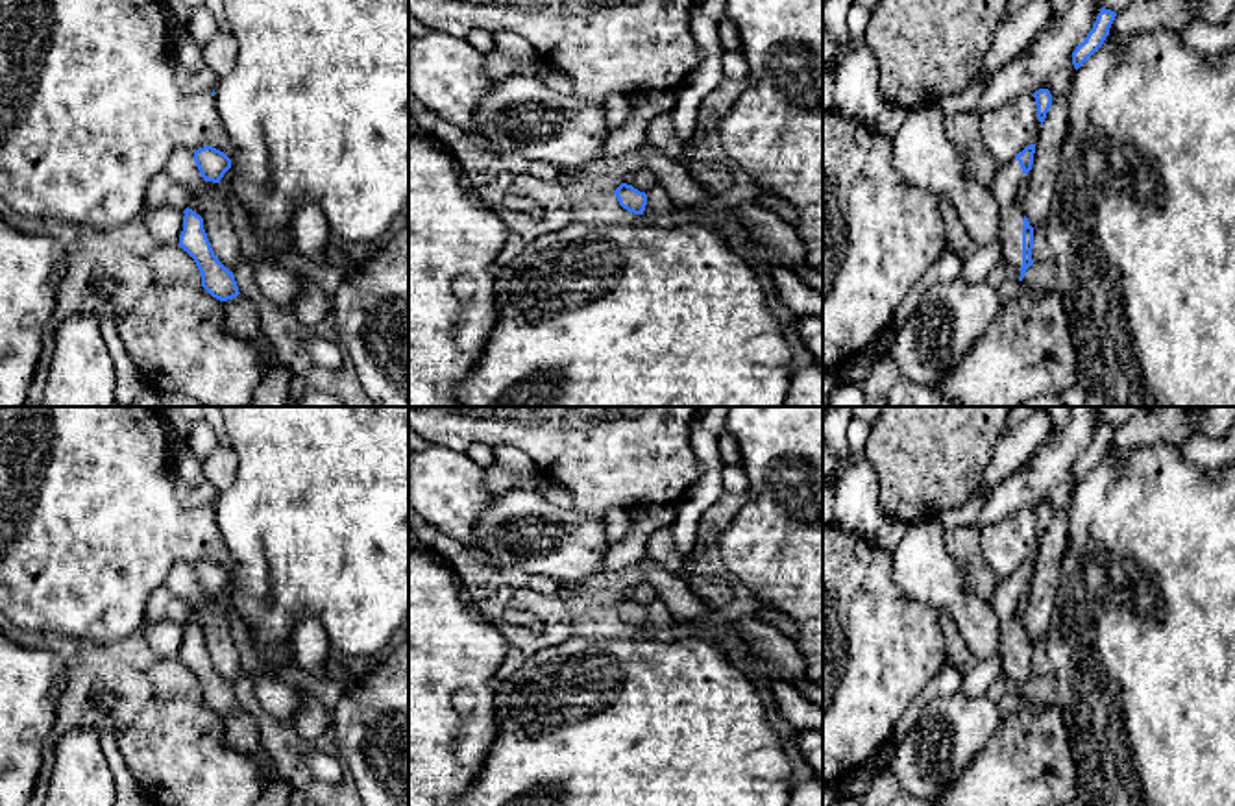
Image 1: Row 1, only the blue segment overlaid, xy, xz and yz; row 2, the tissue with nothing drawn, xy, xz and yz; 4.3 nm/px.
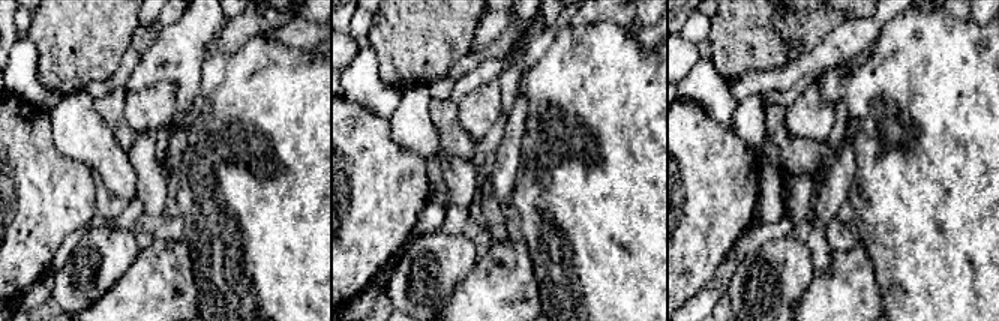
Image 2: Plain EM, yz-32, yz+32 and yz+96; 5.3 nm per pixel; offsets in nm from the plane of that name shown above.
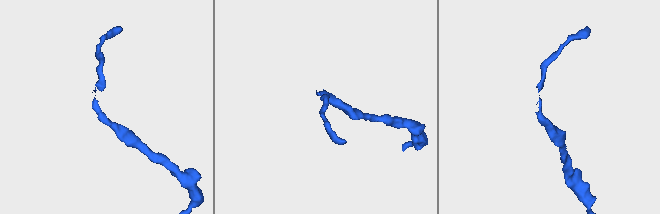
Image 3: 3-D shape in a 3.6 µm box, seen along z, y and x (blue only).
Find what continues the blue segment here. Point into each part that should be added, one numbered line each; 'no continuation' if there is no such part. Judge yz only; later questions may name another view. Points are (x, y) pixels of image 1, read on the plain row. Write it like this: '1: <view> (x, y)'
1: yz (1008, 590)

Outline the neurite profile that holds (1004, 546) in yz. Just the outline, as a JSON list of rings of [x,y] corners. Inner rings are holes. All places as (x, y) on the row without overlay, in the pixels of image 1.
[[[1021,508],[1009,518],[980,531],[980,556],[997,579],[1004,579],[1039,553],[1041,536],[1032,508]]]

